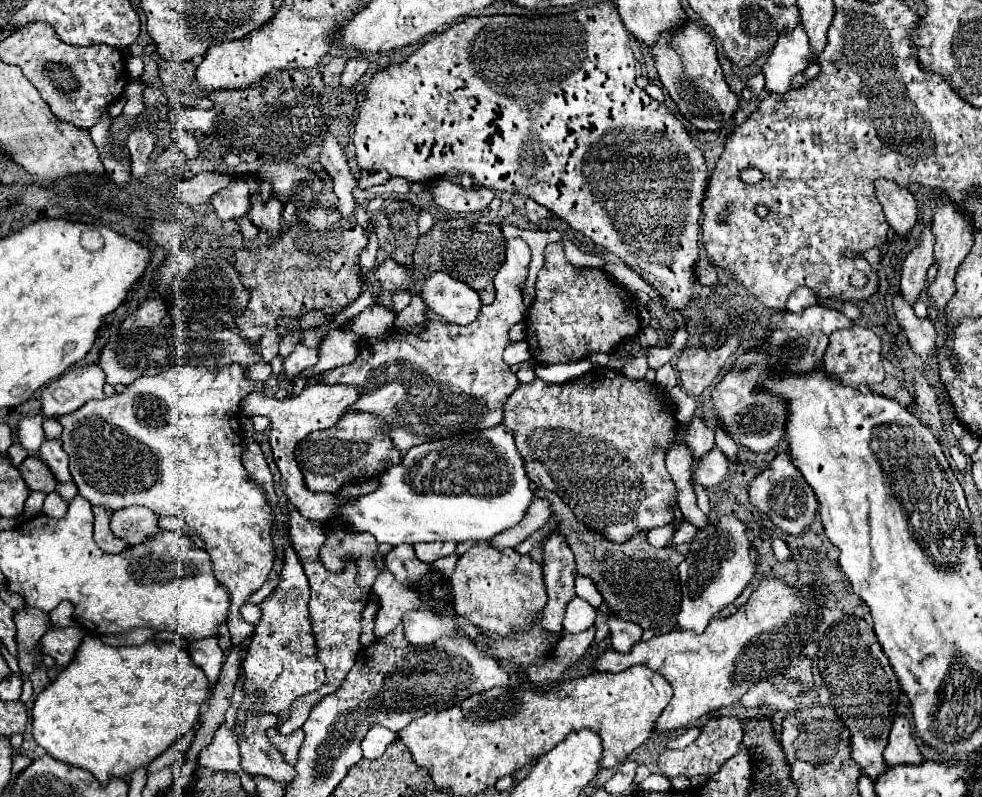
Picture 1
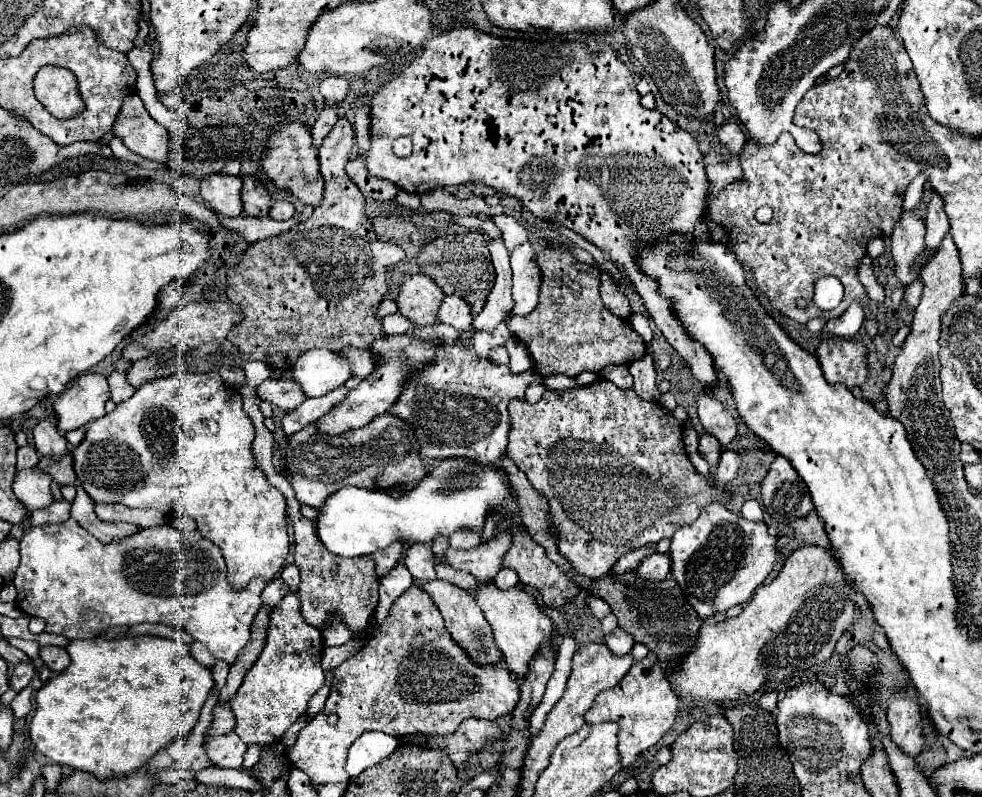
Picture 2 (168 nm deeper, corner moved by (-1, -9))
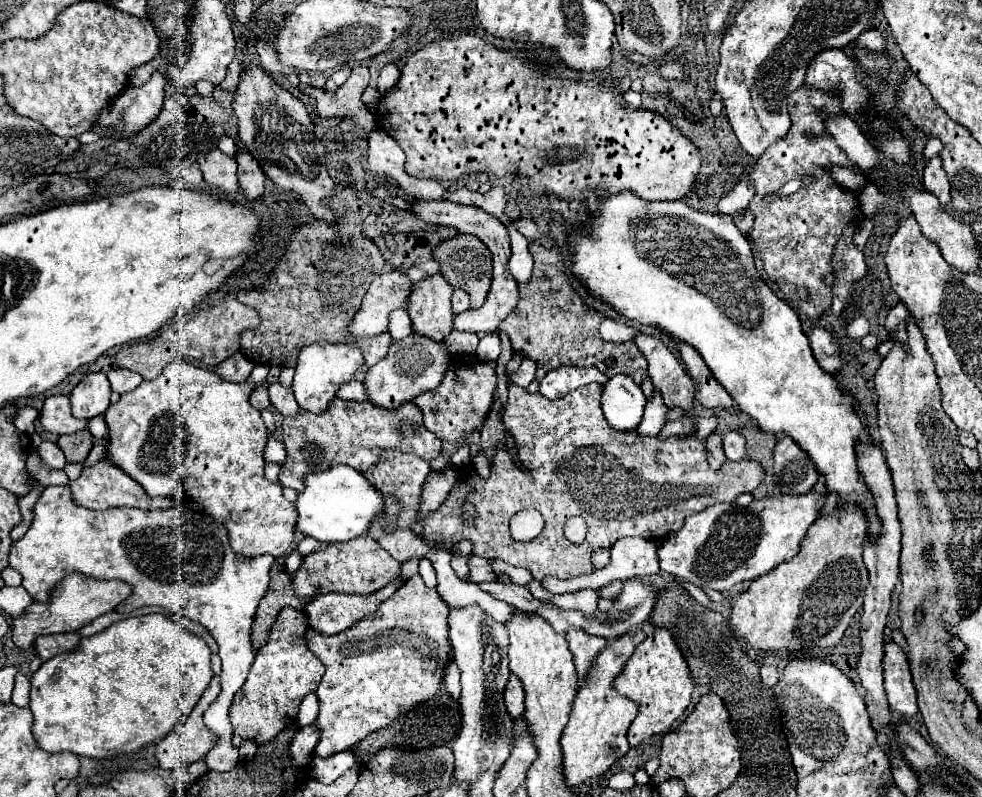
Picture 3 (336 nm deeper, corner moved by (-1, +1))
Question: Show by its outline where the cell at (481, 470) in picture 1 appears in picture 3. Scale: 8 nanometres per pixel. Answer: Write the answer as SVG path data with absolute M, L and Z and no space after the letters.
M333 466L323 472L309 472L305 488L295 500L297 530L303 536L321 542L347 542L369 530L375 514L383 510L383 496L357 470L349 466Z

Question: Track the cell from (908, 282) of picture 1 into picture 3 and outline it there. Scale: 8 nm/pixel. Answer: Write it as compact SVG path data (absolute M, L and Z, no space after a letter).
M933 156L927 162L927 166L923 170L923 184L931 194L935 194L939 198L939 202L943 206L949 204L949 200L951 200L951 196L949 196L949 180L947 180L947 174L945 174L945 170L941 166L941 156Z

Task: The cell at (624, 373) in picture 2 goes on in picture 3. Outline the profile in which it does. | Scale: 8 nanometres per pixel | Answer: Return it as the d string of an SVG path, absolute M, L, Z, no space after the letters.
M617 374L603 386L601 410L613 430L635 430L641 424L645 404L647 400L633 378Z

